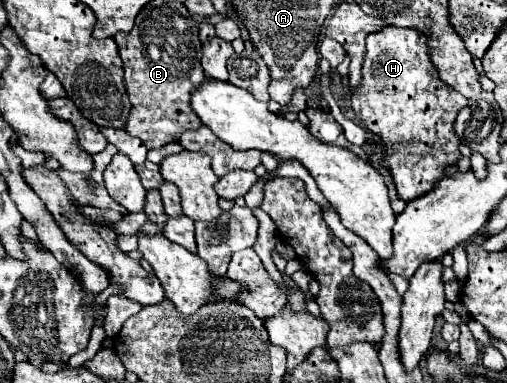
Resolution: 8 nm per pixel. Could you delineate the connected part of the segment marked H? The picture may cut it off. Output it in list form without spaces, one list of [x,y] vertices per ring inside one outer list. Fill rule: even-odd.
[[[384,26],[382,30],[368,34],[362,80],[352,90],[350,100],[356,122],[360,122],[366,130],[386,142],[384,146],[388,156],[384,160],[384,166],[390,168],[398,196],[406,202],[426,194],[426,190],[430,190],[444,176],[444,168],[458,160],[460,138],[458,134],[454,134],[454,118],[458,116],[458,110],[468,104],[468,100],[462,98],[462,94],[458,94],[456,90],[450,90],[450,86],[446,86],[438,78],[438,70],[434,70],[434,64],[430,62],[430,48],[426,48],[426,34],[396,26]]]

